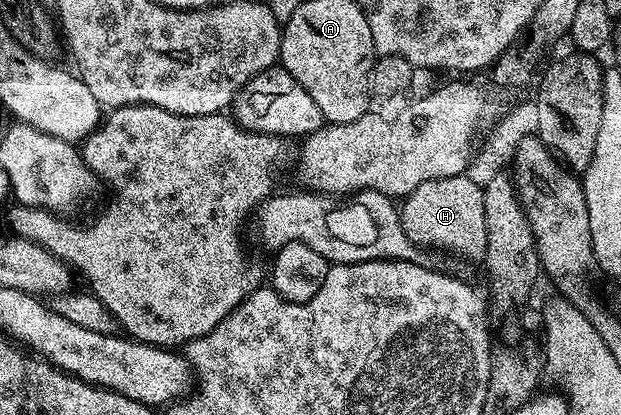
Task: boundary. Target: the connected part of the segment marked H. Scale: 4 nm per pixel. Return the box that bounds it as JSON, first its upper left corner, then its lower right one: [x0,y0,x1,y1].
[398,174,486,259]

